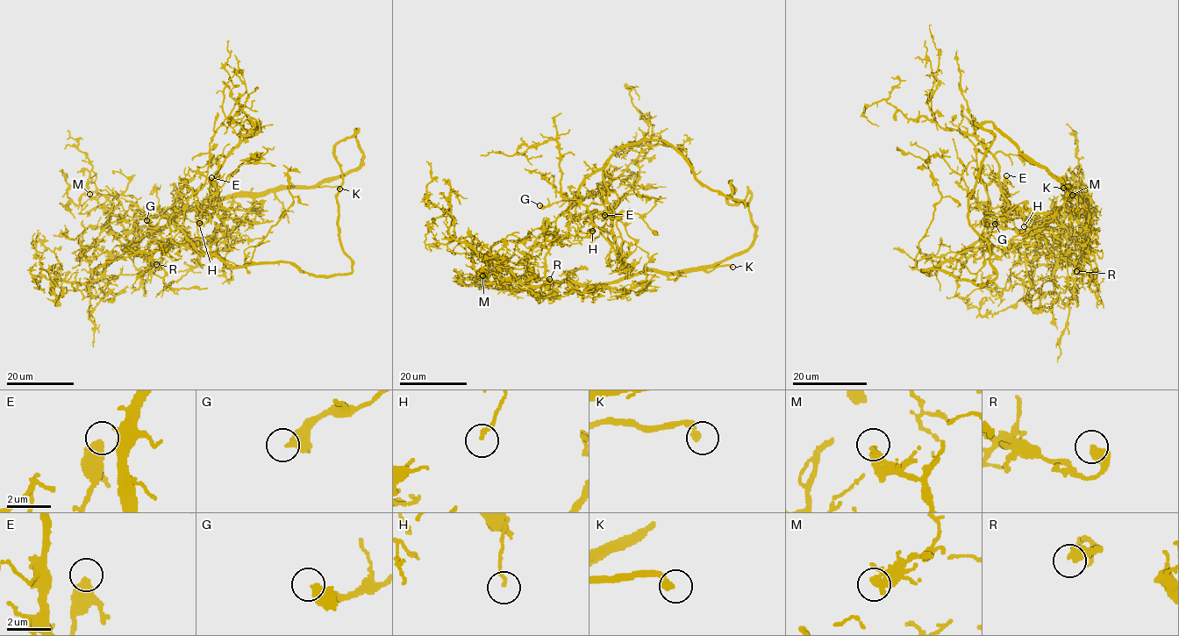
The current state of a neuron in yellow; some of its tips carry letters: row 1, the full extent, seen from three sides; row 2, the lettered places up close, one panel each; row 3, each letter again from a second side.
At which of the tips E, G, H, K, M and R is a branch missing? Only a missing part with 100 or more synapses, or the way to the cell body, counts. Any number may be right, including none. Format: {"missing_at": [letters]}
{"missing_at": ["K"]}

